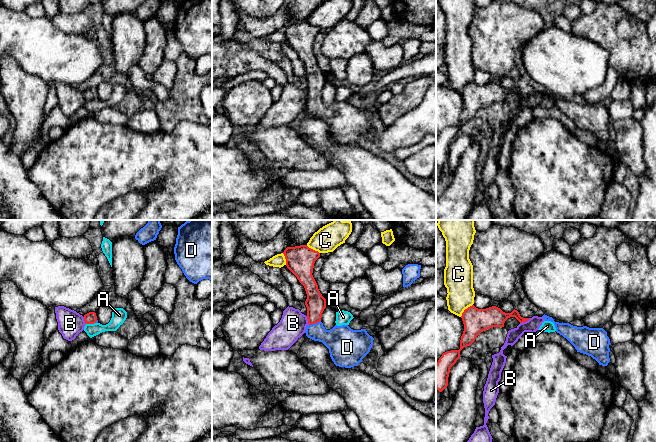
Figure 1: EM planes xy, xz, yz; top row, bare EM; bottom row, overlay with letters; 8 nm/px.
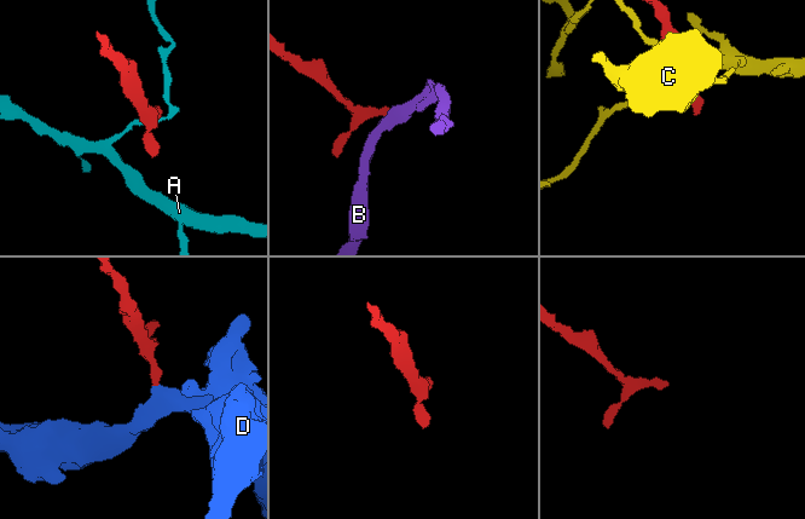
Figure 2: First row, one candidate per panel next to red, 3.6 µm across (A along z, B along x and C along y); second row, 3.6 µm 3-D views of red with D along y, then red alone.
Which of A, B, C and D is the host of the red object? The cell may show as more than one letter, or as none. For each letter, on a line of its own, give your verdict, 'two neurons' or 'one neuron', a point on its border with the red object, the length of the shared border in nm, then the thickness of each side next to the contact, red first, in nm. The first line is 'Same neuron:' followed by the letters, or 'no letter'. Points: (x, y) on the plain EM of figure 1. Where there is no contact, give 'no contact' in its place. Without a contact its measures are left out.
Same neuron: D
A: two neurons | xy (90, 99) | 80 nm | 100/120 nm
B: two neurons | yz (525, 97) | 100 nm | 160/110 nm
C: two neurons | yz (465, 85) | 140 nm | 200/240 nm
D: one neuron | xz (314, 99) | 110 nm | 160/240 nm

